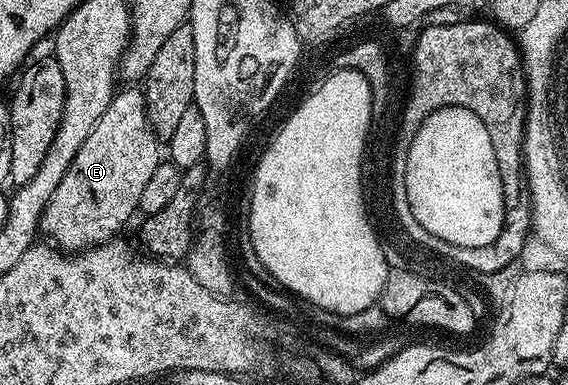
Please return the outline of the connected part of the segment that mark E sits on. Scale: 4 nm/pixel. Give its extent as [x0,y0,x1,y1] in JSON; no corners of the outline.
[40,86,161,252]

